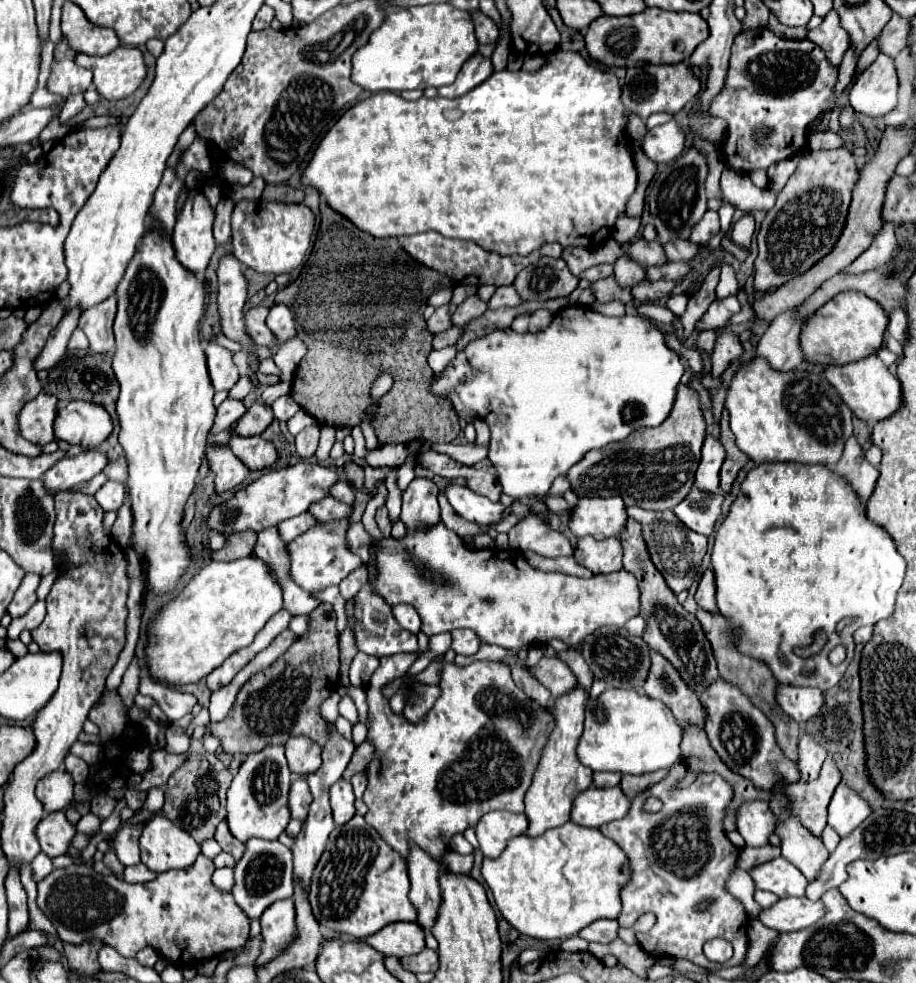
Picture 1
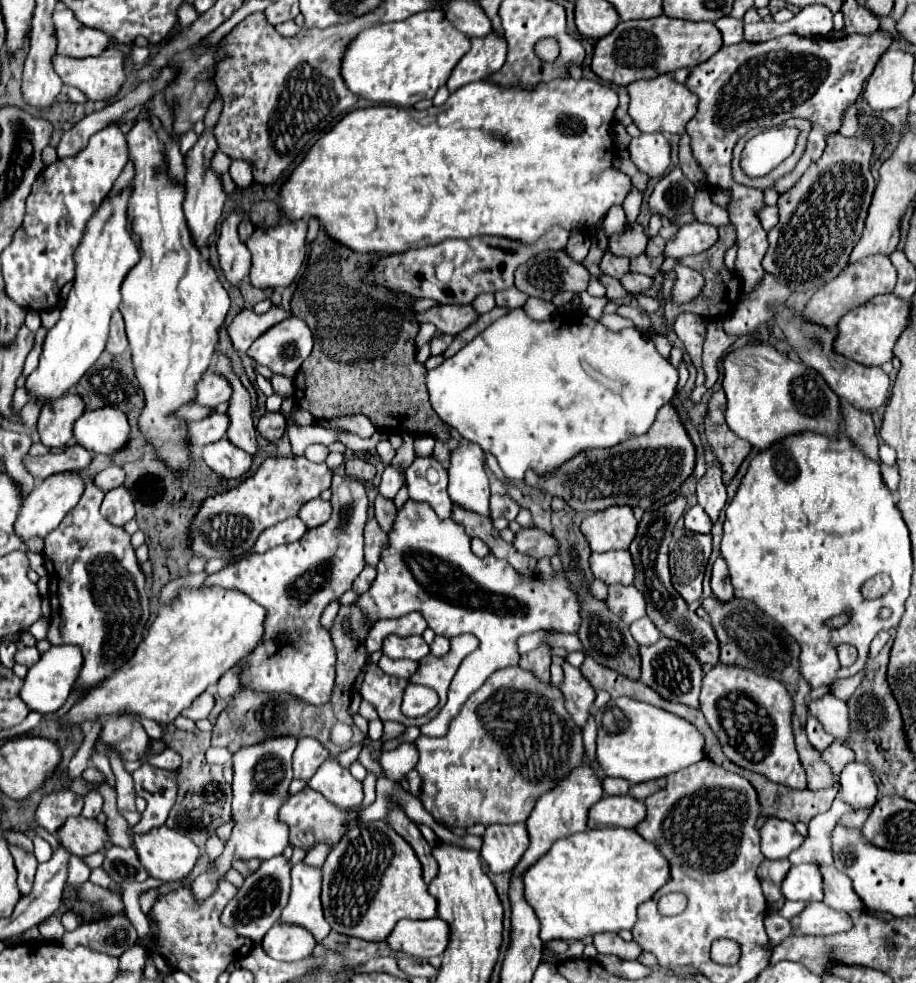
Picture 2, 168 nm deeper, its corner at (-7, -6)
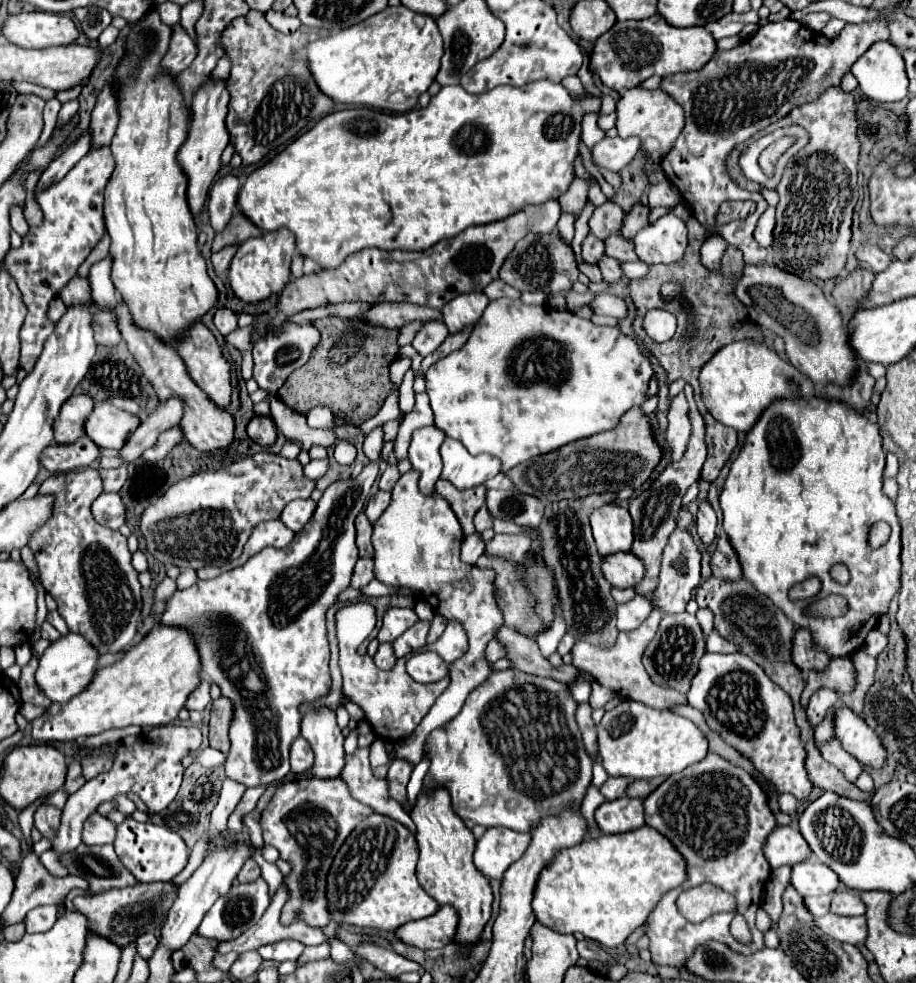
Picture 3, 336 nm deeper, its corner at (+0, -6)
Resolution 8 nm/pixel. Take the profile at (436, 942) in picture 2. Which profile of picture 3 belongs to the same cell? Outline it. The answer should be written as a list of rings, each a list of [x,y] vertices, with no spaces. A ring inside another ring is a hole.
[[[450,905],[440,907],[432,917],[424,917],[422,921],[410,921],[394,931],[396,939],[406,945],[418,947],[422,951],[442,949],[454,937],[454,929],[458,925],[458,913],[450,909]]]

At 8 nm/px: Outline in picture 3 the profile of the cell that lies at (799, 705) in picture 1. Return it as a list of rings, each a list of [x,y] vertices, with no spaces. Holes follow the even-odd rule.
[[[838,705],[834,709],[834,717],[832,717],[832,725],[834,725],[834,737],[838,737],[840,745],[854,755],[862,765],[870,765],[870,767],[882,767],[884,759],[886,759],[886,751],[880,745],[880,739],[876,737],[876,733],[864,723],[862,717],[858,717],[850,707],[846,705]]]

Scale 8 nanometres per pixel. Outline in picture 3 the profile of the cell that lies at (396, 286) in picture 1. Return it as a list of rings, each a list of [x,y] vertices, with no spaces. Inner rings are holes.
[[[326,317],[312,321],[320,331],[320,345],[310,361],[296,369],[280,389],[280,399],[298,413],[308,413],[312,407],[326,405],[332,413],[344,413],[350,421],[360,423],[374,417],[392,393],[390,365],[398,359],[400,329],[372,327],[358,319]]]

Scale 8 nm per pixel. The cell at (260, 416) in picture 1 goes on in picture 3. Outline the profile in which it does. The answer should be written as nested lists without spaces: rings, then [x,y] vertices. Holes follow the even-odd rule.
[[[256,415],[252,417],[252,421],[248,423],[248,435],[254,443],[262,445],[262,447],[270,447],[274,445],[276,441],[276,435],[278,435],[278,427],[274,423],[274,419],[270,415],[262,417],[262,415]]]

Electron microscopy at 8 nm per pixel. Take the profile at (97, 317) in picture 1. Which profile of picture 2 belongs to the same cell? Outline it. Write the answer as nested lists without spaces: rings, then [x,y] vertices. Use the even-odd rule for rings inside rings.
[[[113,313],[111,319],[111,333],[109,333],[109,341],[107,341],[107,351],[111,355],[121,355],[125,349],[129,347],[129,341],[125,337],[125,323],[121,313]]]

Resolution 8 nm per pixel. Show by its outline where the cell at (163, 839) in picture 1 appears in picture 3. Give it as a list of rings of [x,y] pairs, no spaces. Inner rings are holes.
[[[126,817],[116,827],[116,841],[114,849],[120,857],[120,861],[134,873],[134,877],[140,883],[154,883],[154,881],[170,881],[174,875],[178,875],[190,857],[190,851],[182,837],[178,833],[170,831],[168,827],[158,827],[154,823],[136,823],[134,819]]]

